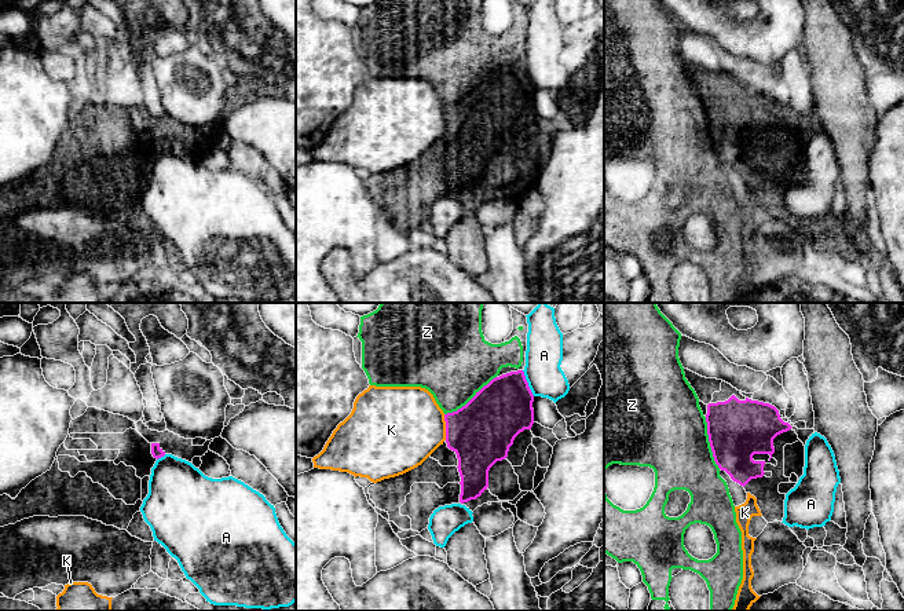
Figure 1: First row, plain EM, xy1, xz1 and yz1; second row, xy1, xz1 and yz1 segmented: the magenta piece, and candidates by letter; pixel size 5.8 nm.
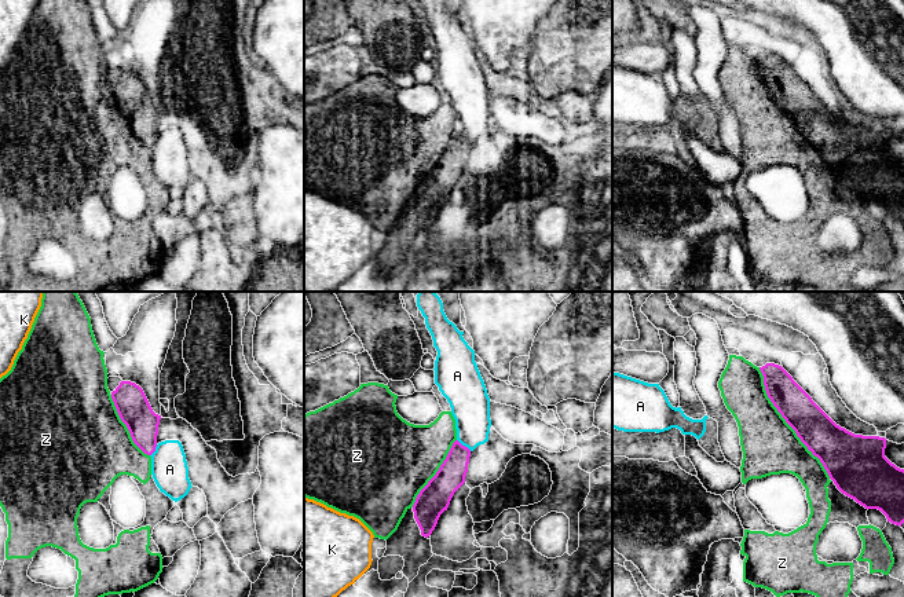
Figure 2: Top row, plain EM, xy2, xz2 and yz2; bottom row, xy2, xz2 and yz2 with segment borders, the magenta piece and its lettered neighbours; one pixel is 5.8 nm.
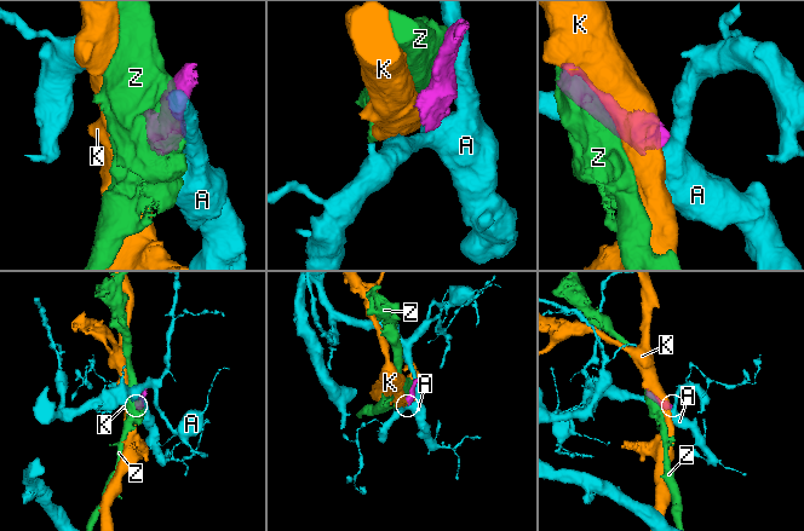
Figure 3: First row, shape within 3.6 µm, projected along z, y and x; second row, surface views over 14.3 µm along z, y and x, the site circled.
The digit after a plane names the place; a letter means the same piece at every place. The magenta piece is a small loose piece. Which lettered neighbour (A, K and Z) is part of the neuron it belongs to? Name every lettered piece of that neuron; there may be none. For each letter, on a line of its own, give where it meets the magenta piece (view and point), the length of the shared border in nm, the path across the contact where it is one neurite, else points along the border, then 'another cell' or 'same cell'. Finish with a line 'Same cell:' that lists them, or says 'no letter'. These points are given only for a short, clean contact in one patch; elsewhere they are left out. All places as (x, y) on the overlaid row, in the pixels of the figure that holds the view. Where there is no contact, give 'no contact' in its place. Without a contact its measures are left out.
A: xz1 (527, 383) | 170 nm | another cell
K: xz1 (446, 427) | 150 nm | along xz1 (443, 414), (446, 439) | another cell
Z: yz2 (786, 421) | 750 nm | another cell
Same cell: no letter

